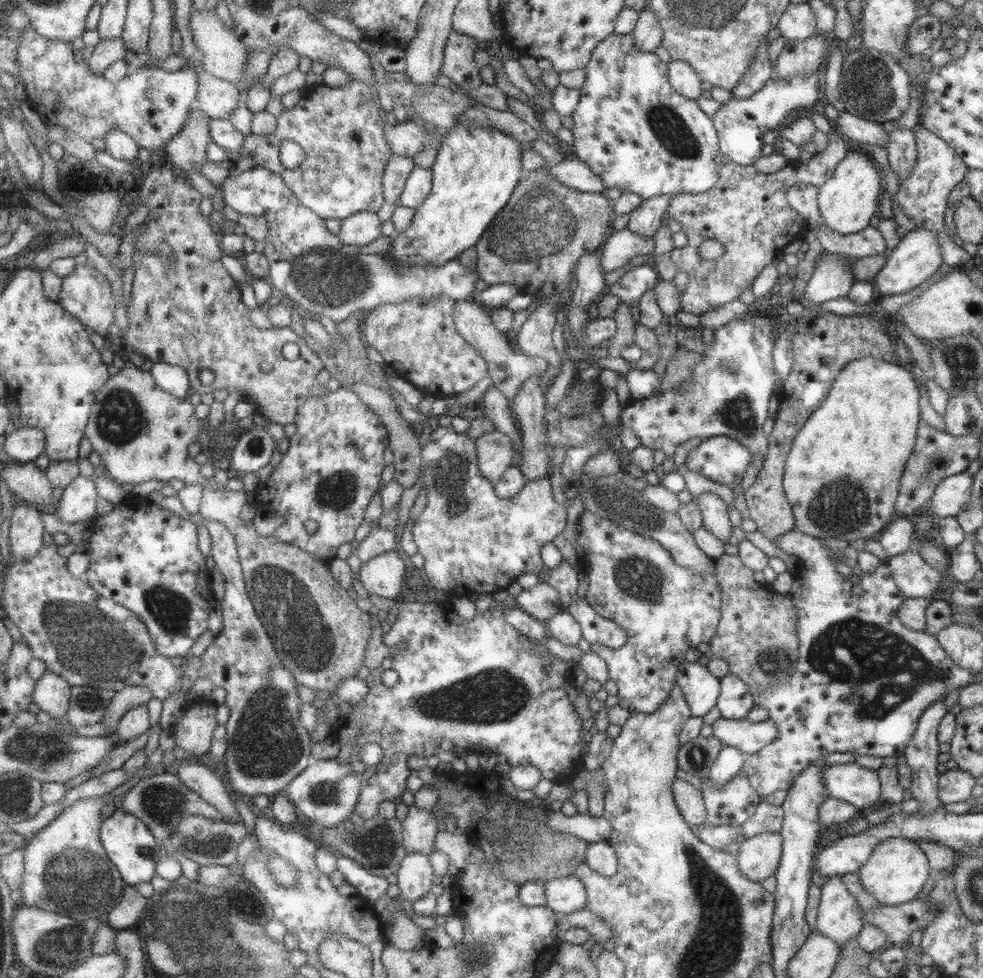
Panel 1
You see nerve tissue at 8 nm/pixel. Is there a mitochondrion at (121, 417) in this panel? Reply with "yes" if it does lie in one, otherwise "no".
yes

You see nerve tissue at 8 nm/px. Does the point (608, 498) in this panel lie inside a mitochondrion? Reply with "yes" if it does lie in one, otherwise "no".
yes

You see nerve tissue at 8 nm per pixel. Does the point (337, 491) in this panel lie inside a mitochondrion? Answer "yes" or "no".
yes

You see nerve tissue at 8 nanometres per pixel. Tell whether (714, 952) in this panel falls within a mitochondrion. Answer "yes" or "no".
yes

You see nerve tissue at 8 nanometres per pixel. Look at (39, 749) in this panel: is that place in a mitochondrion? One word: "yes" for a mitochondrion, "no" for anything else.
yes

